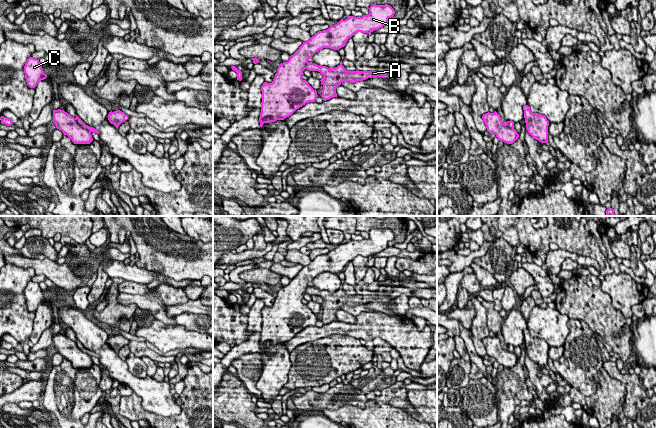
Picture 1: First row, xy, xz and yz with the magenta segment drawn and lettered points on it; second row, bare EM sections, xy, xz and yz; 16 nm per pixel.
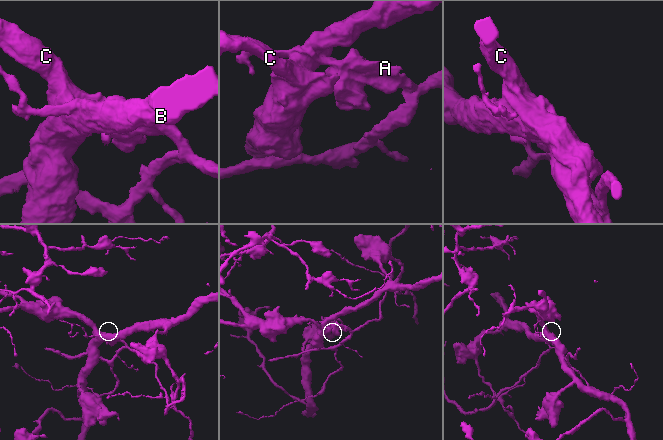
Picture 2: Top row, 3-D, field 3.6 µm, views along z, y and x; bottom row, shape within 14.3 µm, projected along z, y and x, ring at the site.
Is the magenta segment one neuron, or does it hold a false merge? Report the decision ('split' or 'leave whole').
split

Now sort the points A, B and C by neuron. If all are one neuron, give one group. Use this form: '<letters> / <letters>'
A / B C

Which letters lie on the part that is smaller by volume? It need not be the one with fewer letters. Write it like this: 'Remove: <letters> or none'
Remove: A

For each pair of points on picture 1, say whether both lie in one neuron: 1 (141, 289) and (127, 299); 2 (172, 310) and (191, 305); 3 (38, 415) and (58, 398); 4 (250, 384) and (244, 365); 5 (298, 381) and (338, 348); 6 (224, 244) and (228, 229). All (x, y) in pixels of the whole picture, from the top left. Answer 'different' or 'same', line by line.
1: different
2: same
3: different
4: same
5: same
6: same

